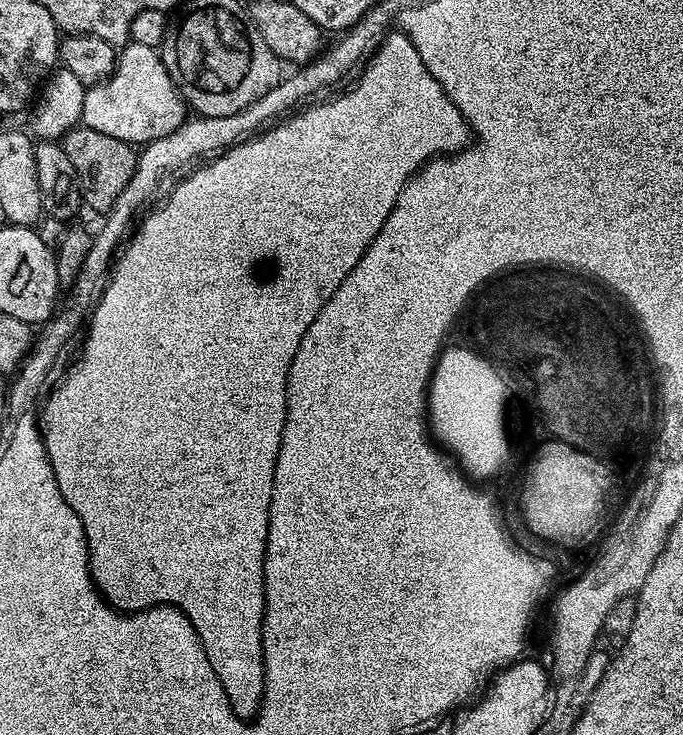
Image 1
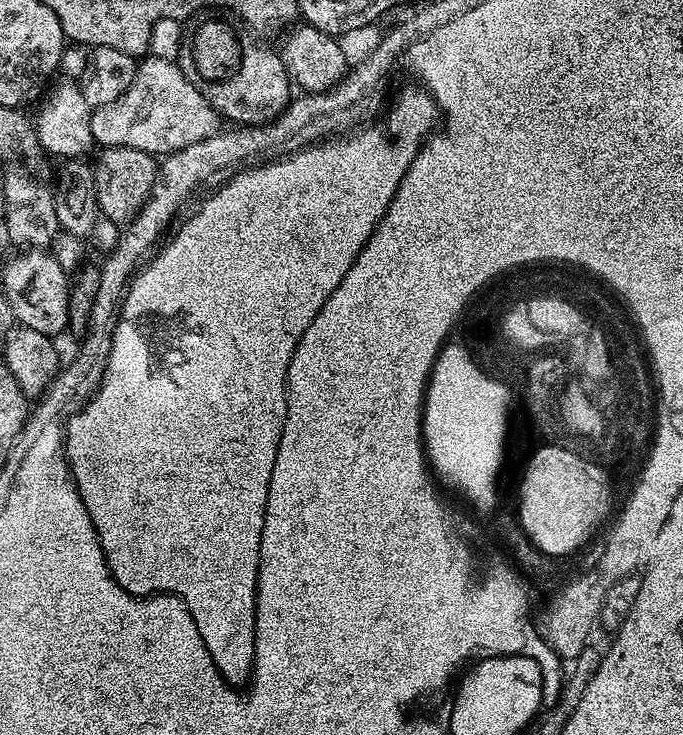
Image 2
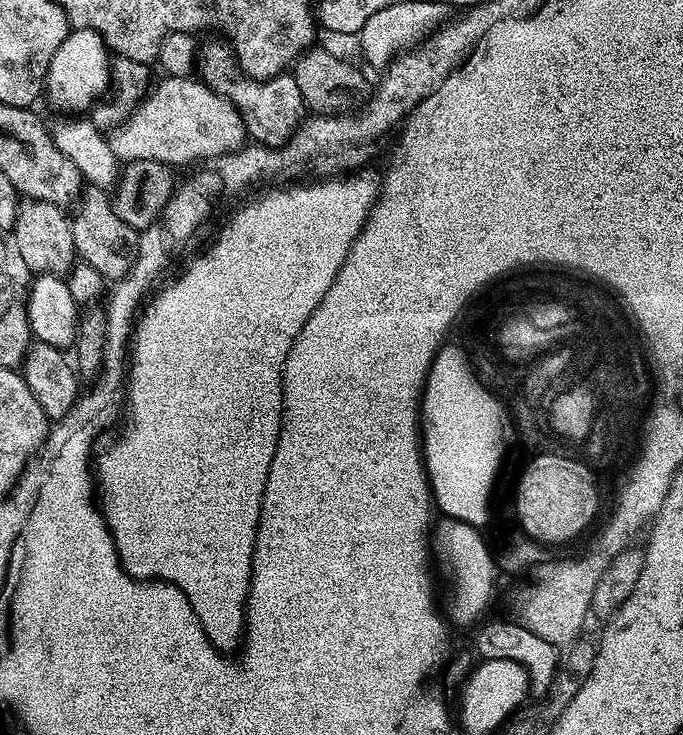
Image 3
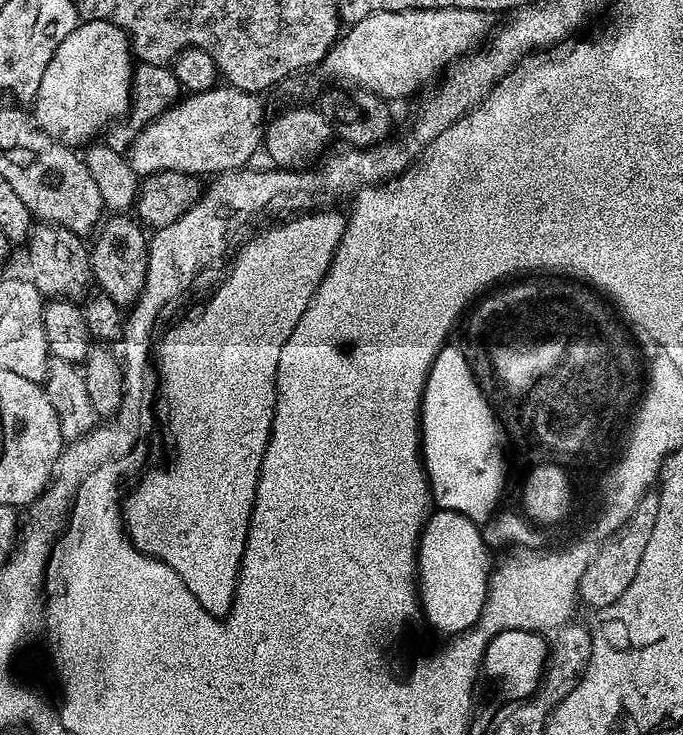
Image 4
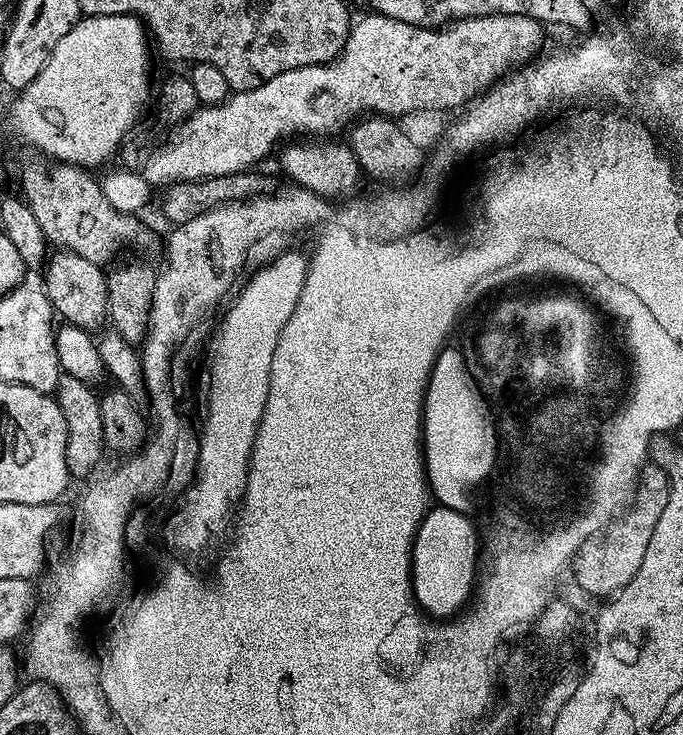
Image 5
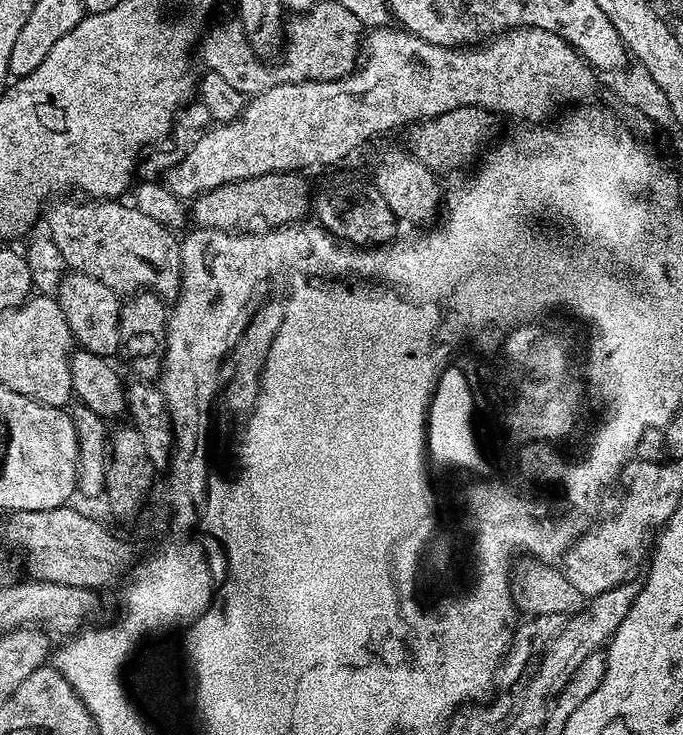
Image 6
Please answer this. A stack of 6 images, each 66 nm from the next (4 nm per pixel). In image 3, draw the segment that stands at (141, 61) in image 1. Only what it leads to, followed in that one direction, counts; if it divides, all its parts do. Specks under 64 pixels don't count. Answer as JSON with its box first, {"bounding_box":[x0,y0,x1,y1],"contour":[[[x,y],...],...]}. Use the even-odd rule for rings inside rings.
{"bounding_box":[107,75,244,166],"contour":[[[165,75],[161,79],[153,83],[140,105],[107,137],[120,162],[157,160],[177,166],[195,160],[211,161],[244,147],[244,120],[224,96],[196,78]]]}

